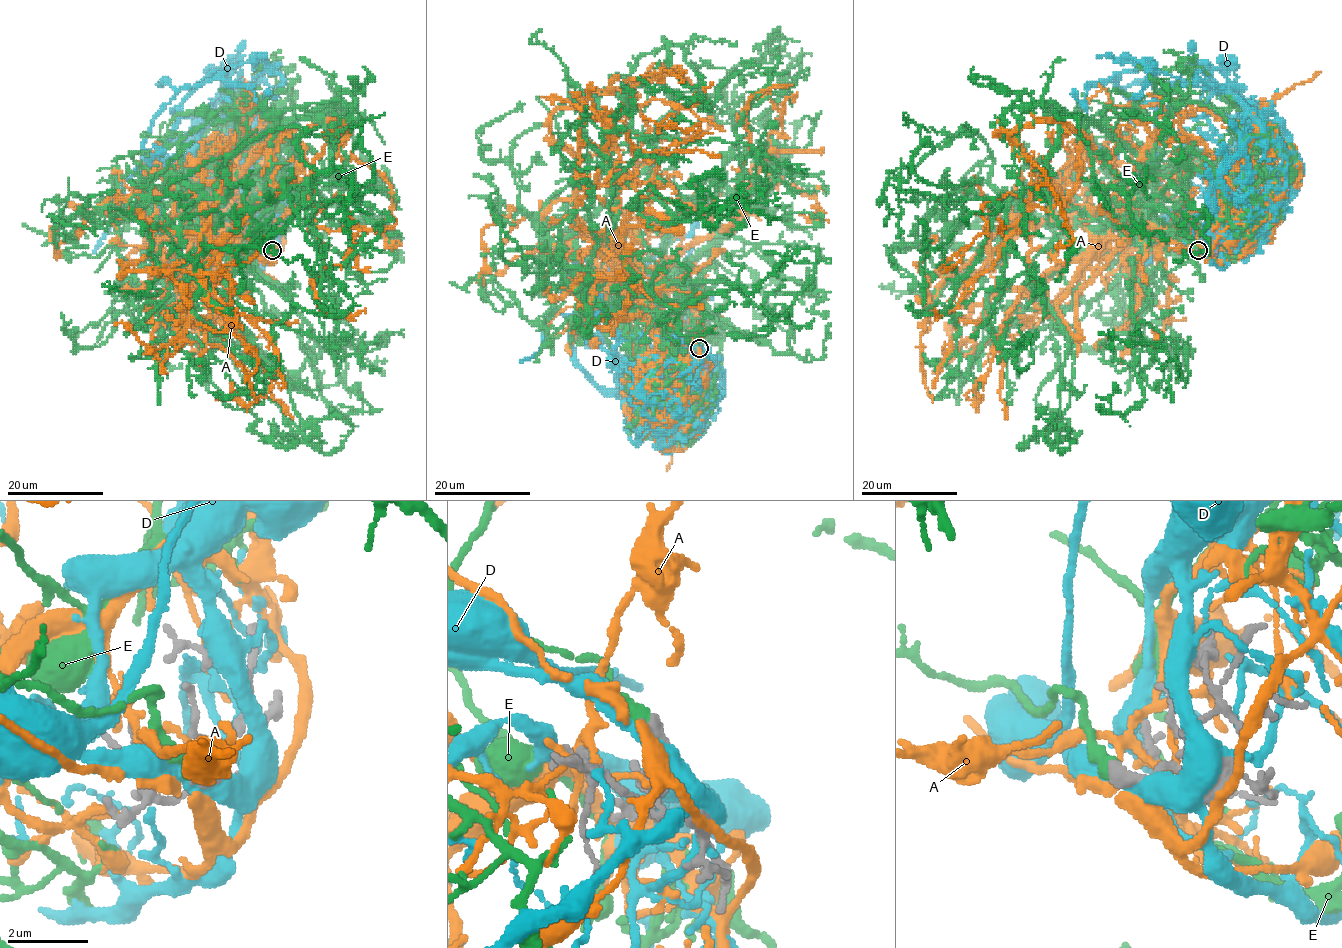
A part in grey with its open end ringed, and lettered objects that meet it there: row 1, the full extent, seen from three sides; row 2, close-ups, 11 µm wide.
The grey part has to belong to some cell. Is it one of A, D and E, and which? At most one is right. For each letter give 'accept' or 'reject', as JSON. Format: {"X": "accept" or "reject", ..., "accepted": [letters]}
{"A": "reject", "D": "reject", "E": "accept", "accepted": ["E"]}

